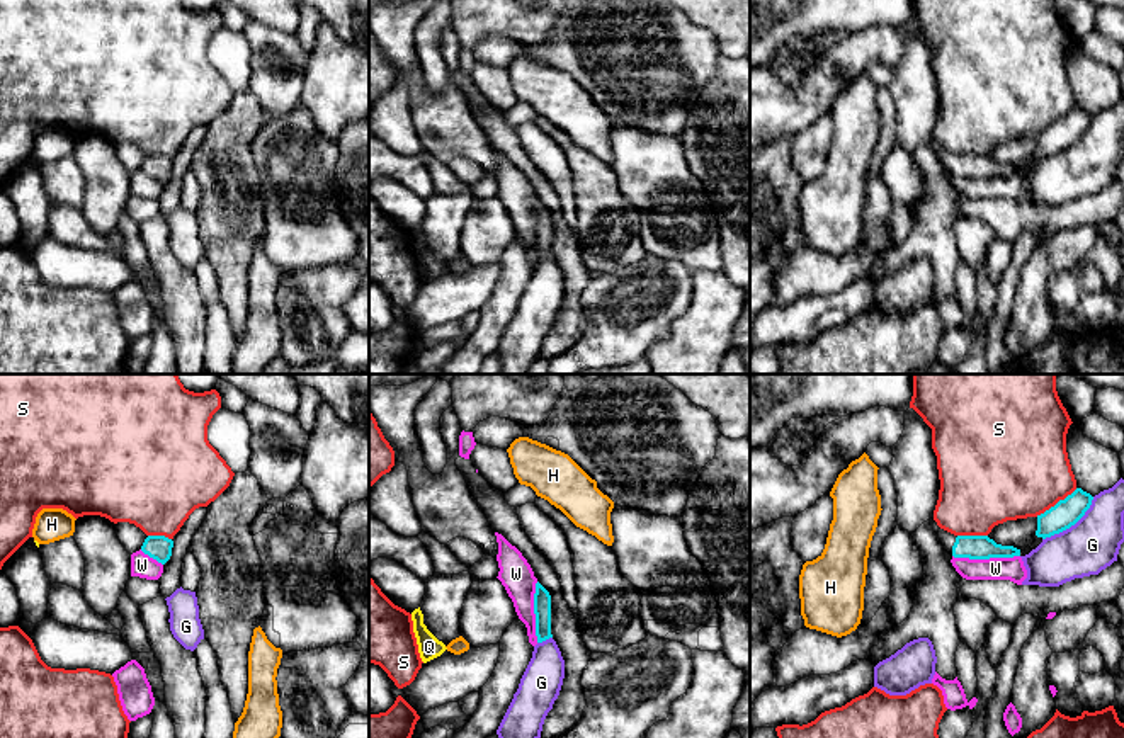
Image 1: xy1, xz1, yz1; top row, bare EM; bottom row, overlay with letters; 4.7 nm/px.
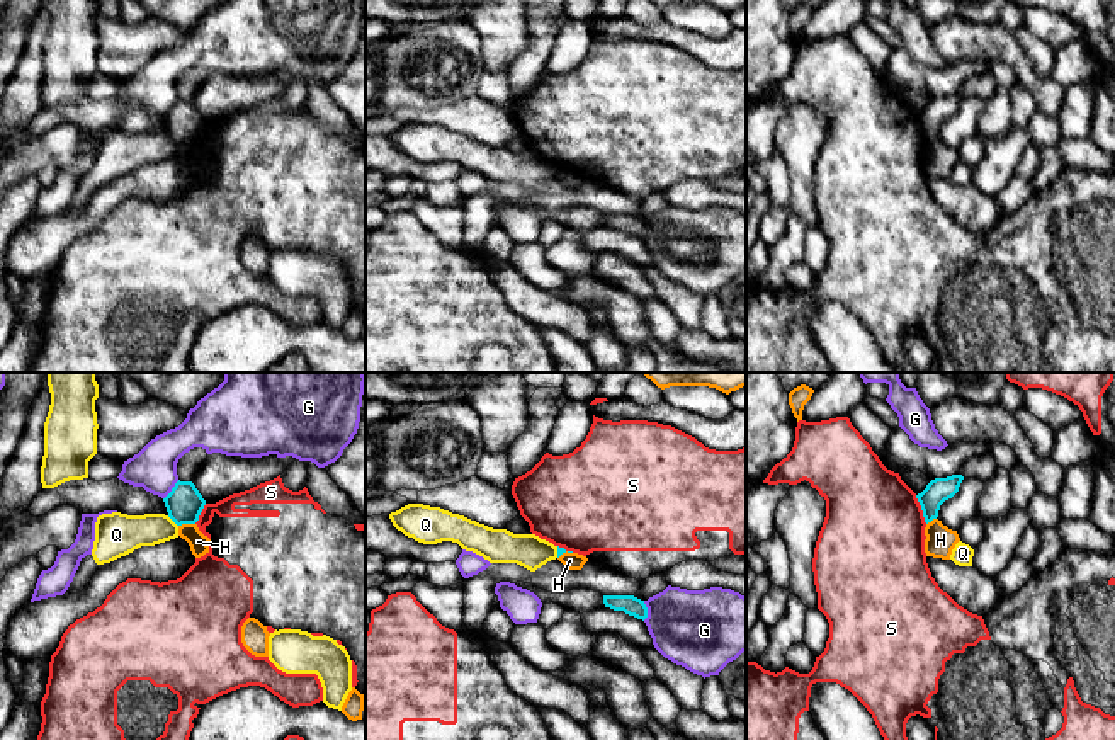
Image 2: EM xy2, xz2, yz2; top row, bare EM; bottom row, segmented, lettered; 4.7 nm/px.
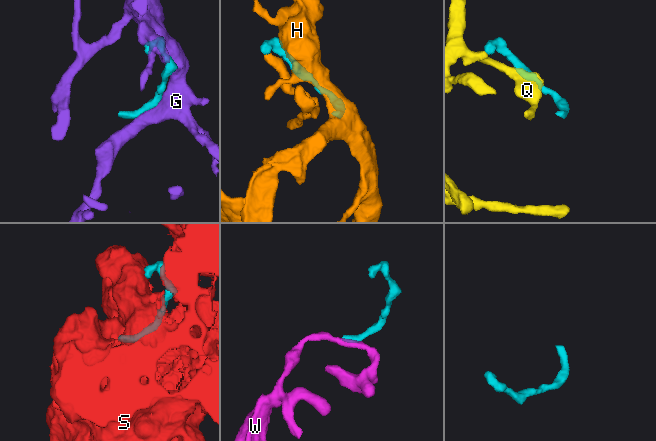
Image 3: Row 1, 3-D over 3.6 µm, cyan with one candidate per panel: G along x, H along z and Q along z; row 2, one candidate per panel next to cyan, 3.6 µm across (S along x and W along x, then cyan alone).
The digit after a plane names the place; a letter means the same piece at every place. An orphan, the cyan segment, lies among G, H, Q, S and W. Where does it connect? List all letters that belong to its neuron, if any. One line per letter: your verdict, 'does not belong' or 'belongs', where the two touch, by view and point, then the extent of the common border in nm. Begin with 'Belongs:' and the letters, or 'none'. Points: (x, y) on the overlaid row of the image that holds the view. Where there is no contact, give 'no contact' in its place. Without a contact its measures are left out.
Belongs: none
G: does not belong | yz1 (1072, 524) | 320 nm
H: does not belong | xy2 (186, 523) | 80 nm
Q: does not belong | xy2 (172, 519) | 80 nm
S: does not belong | yz1 (1058, 502) | 240 nm
W: does not belong | yz1 (987, 558) | 320 nm

